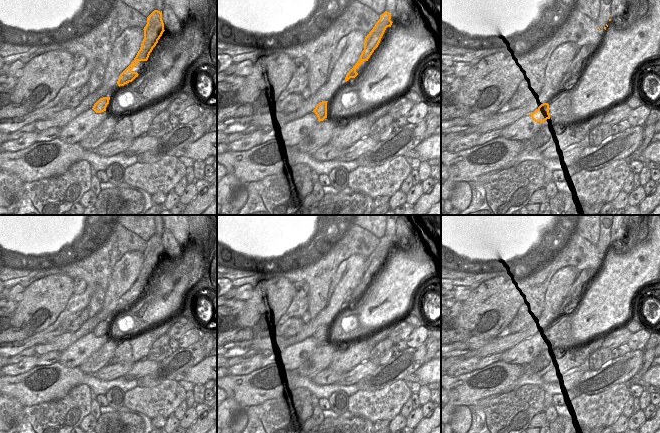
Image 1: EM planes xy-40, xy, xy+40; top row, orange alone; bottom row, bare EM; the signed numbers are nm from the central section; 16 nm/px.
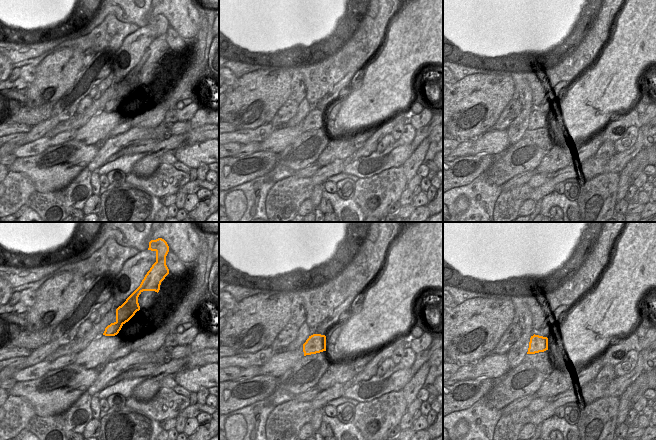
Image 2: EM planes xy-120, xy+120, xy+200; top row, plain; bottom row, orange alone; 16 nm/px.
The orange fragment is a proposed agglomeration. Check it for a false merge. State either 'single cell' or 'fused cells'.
fused cells

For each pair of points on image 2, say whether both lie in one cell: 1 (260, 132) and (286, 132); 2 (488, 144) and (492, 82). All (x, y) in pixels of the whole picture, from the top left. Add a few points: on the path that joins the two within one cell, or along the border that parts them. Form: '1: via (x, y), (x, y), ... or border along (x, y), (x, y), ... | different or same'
1: border along (283, 126), (275, 129), (260, 142) | different
2: border along (490, 129), (474, 139) | different

